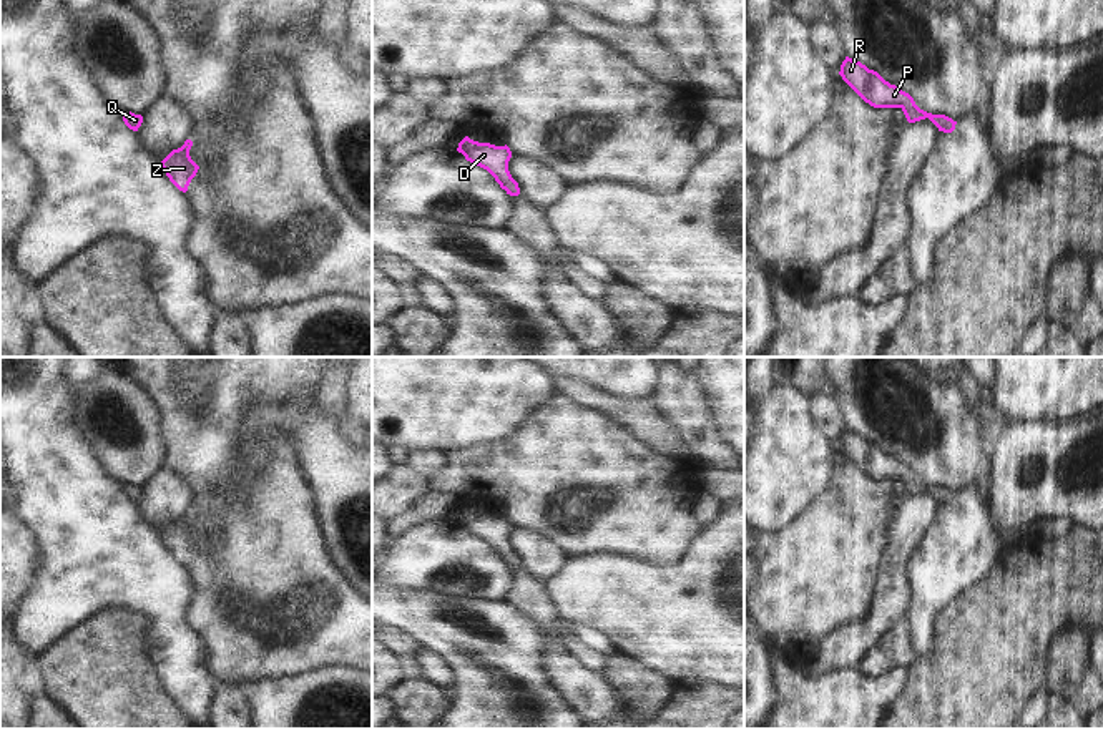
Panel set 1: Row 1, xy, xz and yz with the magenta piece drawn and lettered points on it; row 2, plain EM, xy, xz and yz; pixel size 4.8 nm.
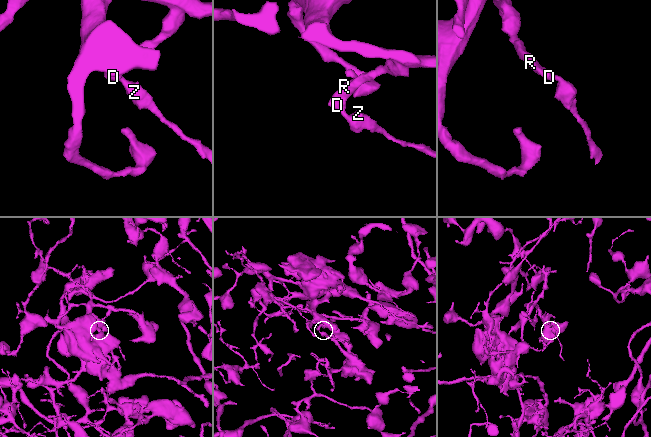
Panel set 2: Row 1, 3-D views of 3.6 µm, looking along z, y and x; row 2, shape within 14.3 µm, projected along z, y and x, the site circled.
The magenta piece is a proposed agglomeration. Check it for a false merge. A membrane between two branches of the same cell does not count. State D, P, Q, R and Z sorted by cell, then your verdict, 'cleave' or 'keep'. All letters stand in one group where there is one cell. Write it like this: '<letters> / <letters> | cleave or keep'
D P Q R Z | keep

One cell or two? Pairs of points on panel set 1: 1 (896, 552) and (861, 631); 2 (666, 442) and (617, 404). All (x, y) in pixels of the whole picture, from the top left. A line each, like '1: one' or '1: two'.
1: one
2: one

